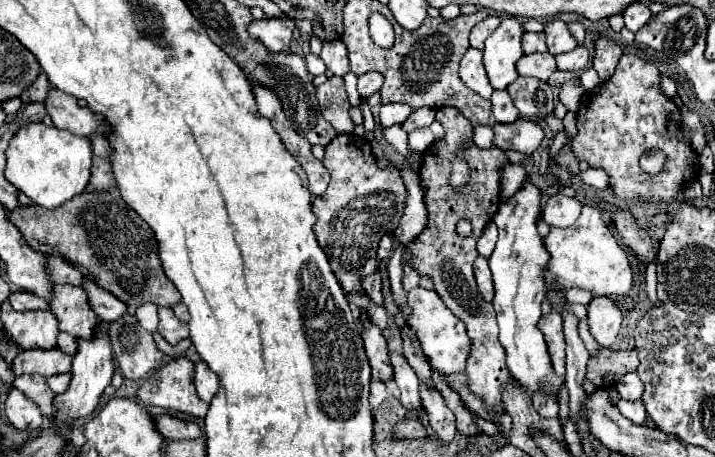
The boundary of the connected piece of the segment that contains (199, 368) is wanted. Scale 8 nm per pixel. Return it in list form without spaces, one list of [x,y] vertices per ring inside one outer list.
[[[198,360],[194,364],[194,384],[196,384],[198,396],[204,402],[210,402],[212,394],[216,394],[216,390],[218,390],[218,376],[208,368],[208,364]]]

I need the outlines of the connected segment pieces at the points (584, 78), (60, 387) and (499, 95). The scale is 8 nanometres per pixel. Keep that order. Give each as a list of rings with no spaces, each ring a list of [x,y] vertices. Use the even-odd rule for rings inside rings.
[[[594,69],[583,72],[579,79],[585,90],[593,90],[593,88],[598,86],[598,82],[600,82],[600,78],[596,76]]]
[[[58,374],[58,376],[50,376],[46,378],[46,384],[48,388],[54,392],[54,394],[60,394],[68,388],[68,382],[70,382],[70,374]]]
[[[496,90],[492,94],[492,116],[496,122],[502,122],[502,124],[508,124],[520,118],[520,112],[512,104],[512,98],[506,90]]]

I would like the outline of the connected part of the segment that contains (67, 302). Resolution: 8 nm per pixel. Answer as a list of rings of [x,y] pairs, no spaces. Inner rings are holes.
[[[56,284],[50,310],[60,320],[60,330],[78,340],[92,340],[94,330],[100,326],[100,318],[88,304],[88,296],[82,288],[70,284]]]

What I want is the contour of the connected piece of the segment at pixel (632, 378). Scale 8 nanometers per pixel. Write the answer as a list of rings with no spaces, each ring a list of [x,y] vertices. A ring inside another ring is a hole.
[[[636,372],[622,376],[622,380],[616,384],[620,396],[624,400],[640,400],[642,392],[644,392],[644,382],[640,380],[640,376]]]

